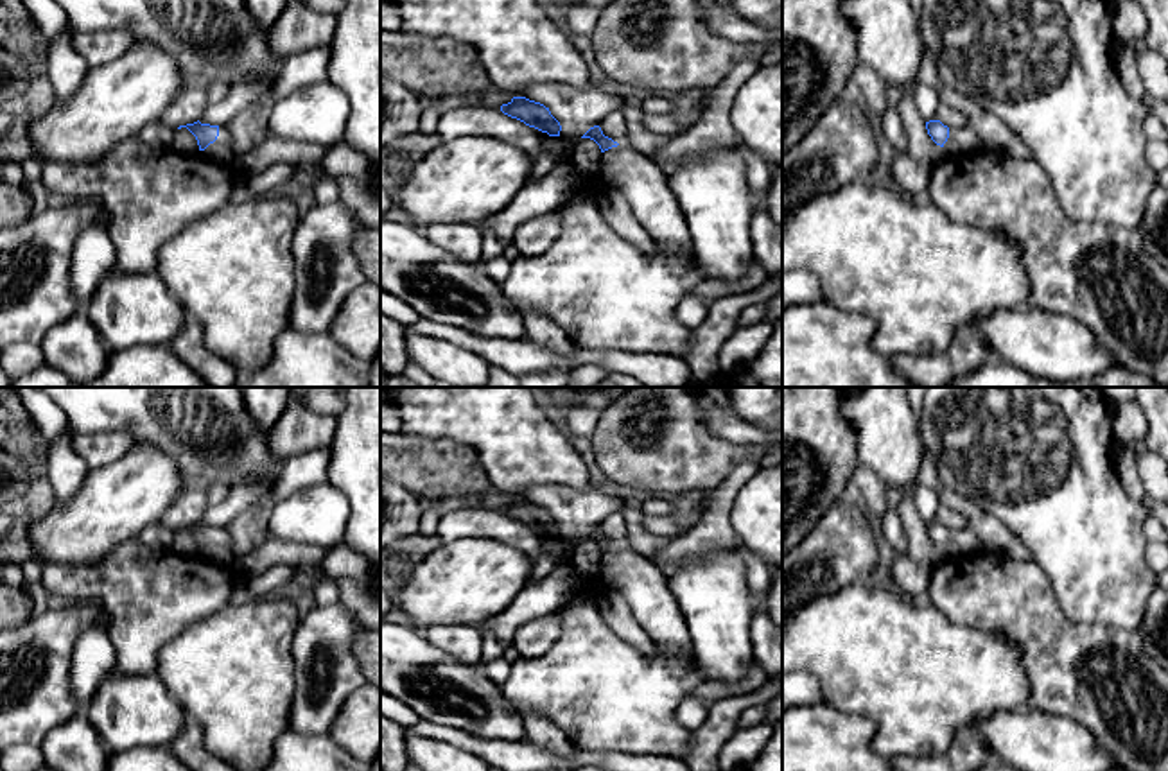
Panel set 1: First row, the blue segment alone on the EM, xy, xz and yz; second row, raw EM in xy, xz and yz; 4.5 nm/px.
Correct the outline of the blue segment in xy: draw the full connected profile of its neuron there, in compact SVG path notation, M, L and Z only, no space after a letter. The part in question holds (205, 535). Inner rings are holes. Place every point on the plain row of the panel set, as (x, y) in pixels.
M194 525L179 527L178 531L187 529L197 541L199 552L208 552L214 549L230 549L231 540L224 527Z

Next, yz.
M929 522L926 524L926 531L931 541L946 550L947 558L958 558L983 550L978 536L969 527L949 531L940 522Z

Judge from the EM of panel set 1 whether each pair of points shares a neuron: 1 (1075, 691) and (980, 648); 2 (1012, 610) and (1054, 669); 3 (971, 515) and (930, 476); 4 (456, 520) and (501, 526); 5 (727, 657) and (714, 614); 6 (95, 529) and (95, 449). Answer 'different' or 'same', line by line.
1: different
2: same
3: same
4: same
5: same
6: different

